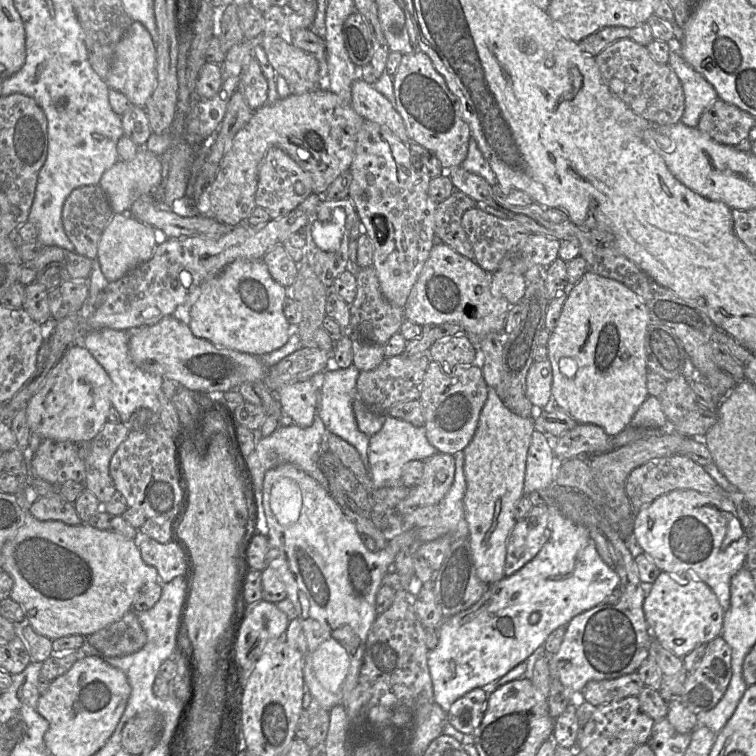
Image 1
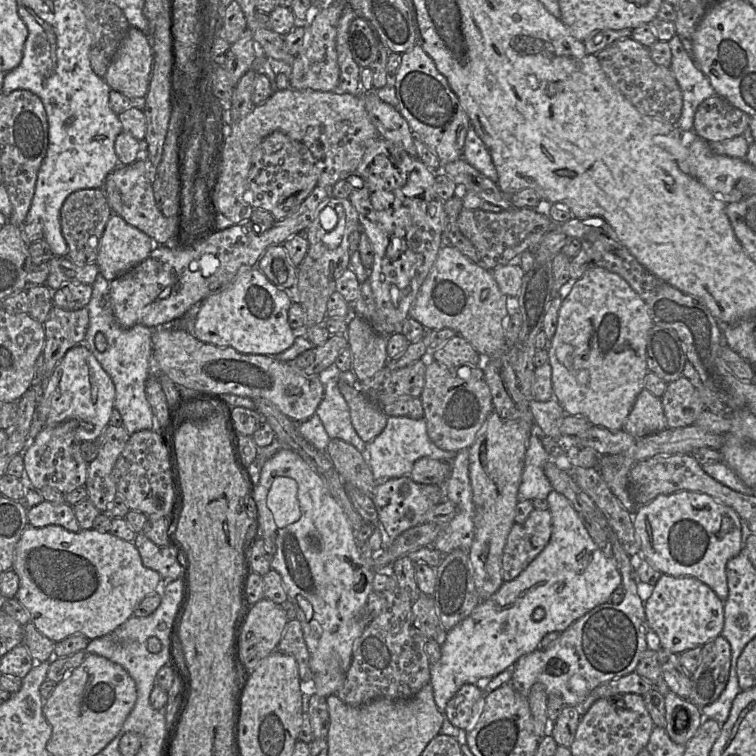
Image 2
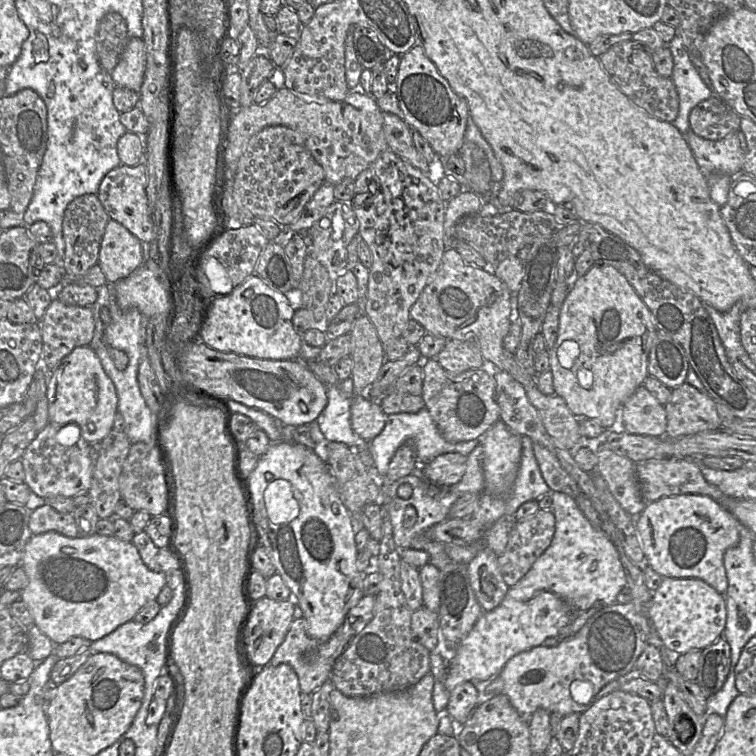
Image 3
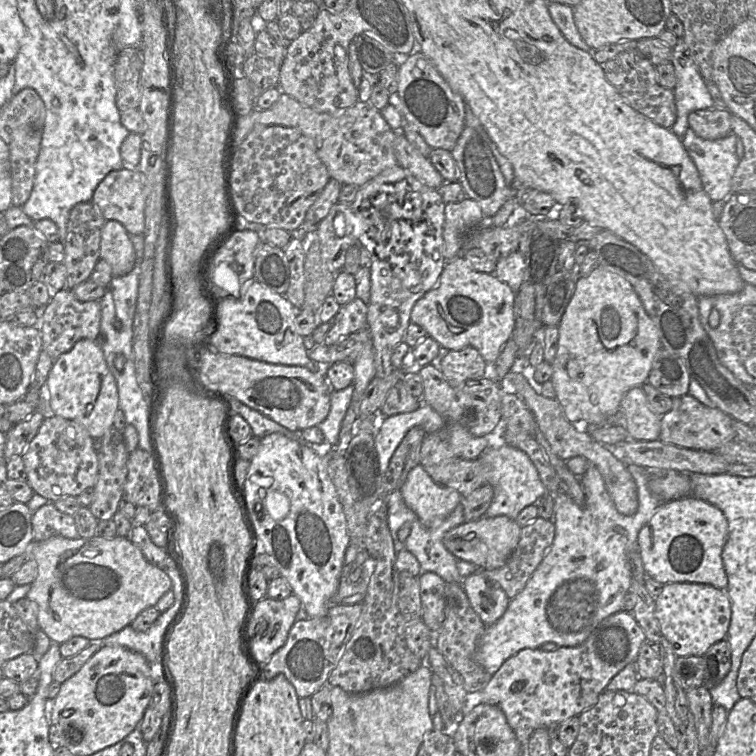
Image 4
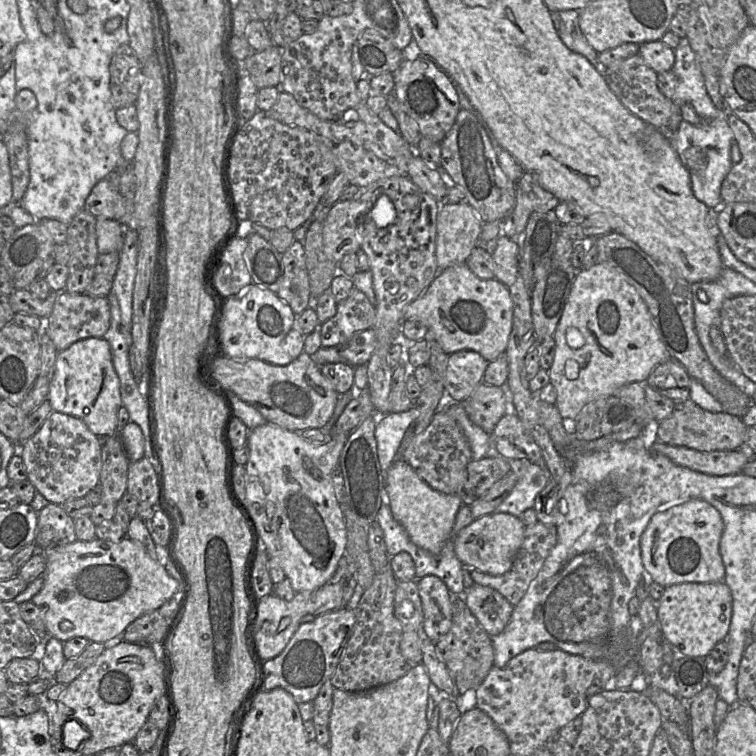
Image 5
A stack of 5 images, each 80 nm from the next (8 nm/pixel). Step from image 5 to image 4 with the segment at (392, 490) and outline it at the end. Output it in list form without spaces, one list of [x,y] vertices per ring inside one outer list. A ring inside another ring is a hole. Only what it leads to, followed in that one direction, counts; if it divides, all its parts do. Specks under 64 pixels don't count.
[[[420,464],[409,472],[400,492],[424,525],[443,520],[463,498],[455,489],[436,483]]]

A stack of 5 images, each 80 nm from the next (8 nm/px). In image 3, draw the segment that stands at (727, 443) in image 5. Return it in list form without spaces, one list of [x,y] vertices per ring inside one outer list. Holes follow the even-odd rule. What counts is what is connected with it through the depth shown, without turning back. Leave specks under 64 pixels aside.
[[[686,382],[671,389],[671,399],[664,407],[668,438],[721,429],[716,403],[707,392],[701,393]]]

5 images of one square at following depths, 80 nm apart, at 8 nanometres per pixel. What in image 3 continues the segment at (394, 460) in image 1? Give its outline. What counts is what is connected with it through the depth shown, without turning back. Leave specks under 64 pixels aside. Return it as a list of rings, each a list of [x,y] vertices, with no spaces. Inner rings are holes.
[[[423,408],[417,413],[391,414],[388,415],[382,432],[370,442],[374,464],[380,475],[386,475],[388,472],[389,463],[395,452],[406,442],[410,443],[415,450],[417,467],[420,467],[420,464],[429,463],[434,458],[442,454],[459,453],[463,456],[468,456],[477,447],[477,445],[479,445],[479,440],[456,443],[445,440],[427,408]]]

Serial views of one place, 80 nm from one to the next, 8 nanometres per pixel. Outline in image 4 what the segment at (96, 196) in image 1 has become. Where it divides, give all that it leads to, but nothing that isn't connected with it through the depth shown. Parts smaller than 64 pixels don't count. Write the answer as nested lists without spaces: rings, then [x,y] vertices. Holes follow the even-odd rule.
[[[92,201],[78,203],[71,209],[63,242],[66,288],[73,289],[89,279],[97,261],[100,259],[101,231],[106,221],[99,208]]]

